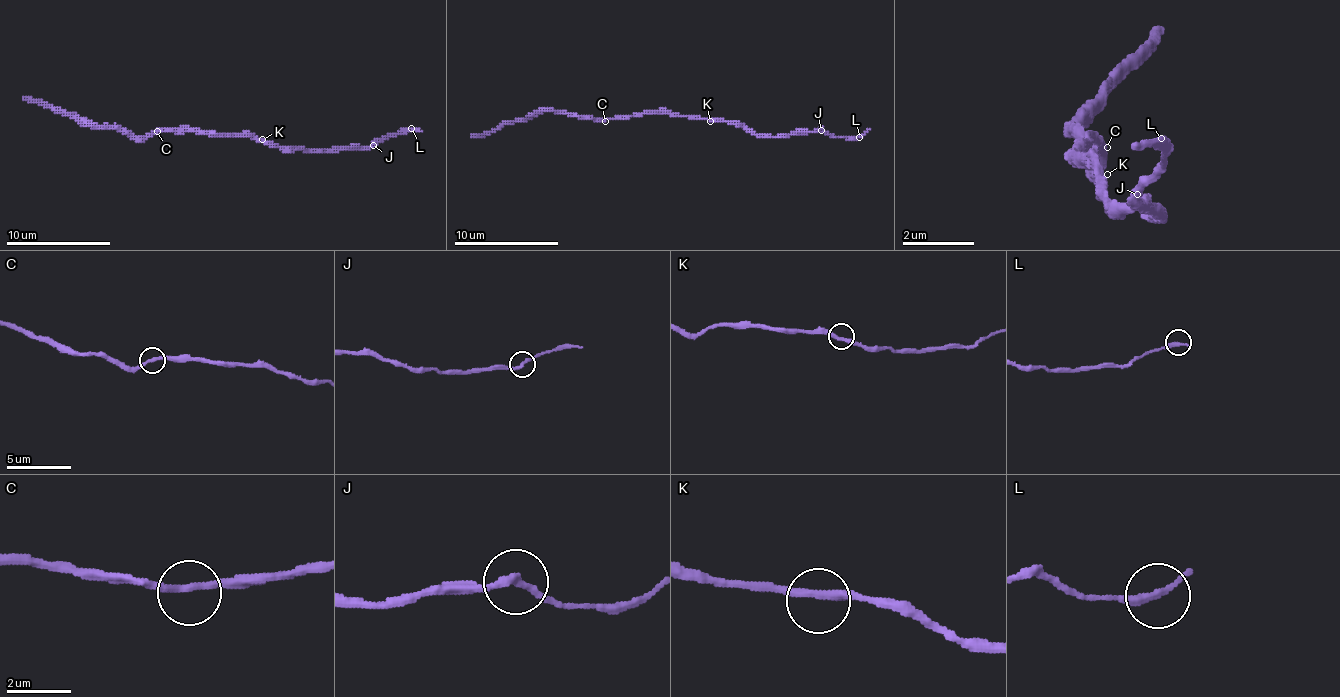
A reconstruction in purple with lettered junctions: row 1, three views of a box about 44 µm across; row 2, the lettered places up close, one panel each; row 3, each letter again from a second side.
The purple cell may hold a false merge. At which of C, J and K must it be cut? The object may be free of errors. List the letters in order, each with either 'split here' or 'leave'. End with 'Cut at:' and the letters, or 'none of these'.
C: leave
J: split here
K: leave
Cut at: J

